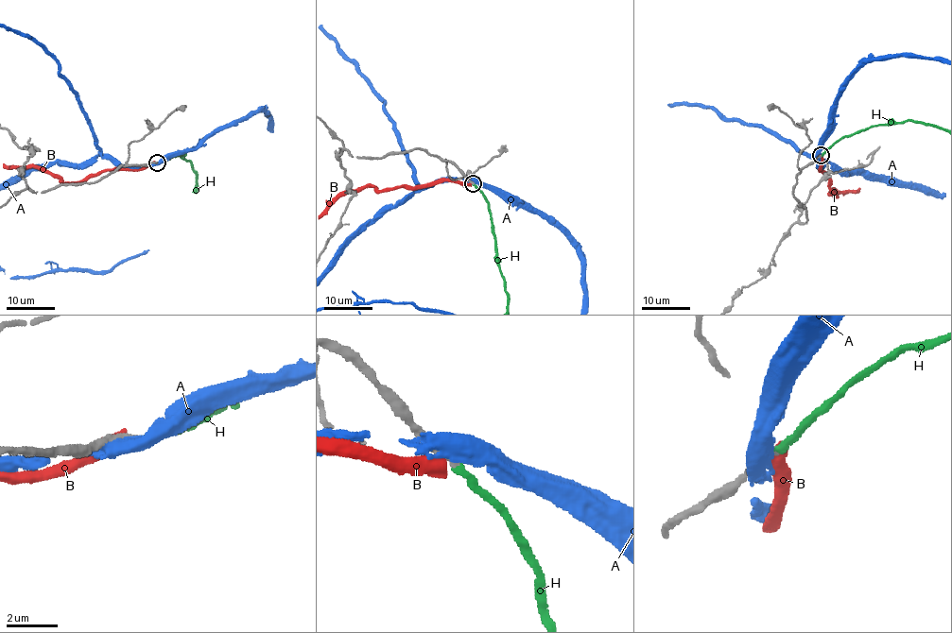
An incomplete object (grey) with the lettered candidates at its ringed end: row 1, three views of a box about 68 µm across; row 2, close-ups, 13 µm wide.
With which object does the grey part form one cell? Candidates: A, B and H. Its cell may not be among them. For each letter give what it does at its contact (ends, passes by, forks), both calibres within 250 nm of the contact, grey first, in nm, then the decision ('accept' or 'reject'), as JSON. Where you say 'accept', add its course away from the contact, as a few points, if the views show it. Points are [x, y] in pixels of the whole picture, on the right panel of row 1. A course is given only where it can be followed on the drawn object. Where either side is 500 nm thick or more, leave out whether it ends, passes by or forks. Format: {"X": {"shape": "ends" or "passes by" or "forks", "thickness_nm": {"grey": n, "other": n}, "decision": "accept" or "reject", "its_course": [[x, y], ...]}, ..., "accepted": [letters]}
{"A": {"thickness_nm": {"grey": 340, "other": 550}, "decision": "reject"}, "B": {"thickness_nm": {"grey": 320, "other": 600}, "decision": "reject"}, "H": {"shape": "ends", "thickness_nm": {"grey": 260, "other": 280}, "decision": "accept"}, "accepted": ["H"]}

